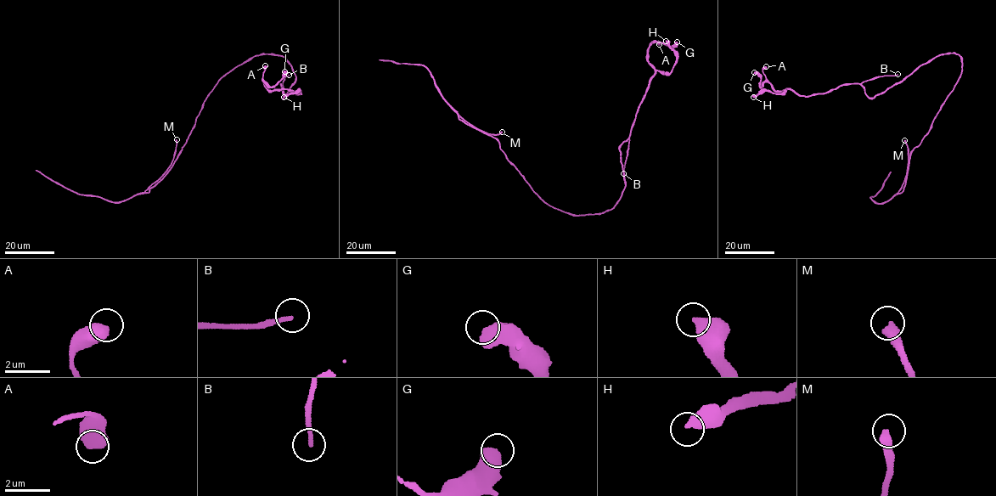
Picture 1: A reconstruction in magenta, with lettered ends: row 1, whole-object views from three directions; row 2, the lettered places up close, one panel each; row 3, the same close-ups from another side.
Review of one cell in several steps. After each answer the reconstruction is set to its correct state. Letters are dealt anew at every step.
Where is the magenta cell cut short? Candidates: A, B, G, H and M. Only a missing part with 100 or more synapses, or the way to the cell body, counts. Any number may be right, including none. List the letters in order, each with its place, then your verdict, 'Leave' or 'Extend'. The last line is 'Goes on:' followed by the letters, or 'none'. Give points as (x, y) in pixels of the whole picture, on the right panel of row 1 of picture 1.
A: Place: (766, 66). Leave
B: Place: (897, 74). Extend
G: Place: (754, 72). Leave
H: Place: (753, 97). Leave
M: Place: (904, 140). Extend
Goes on: B, M

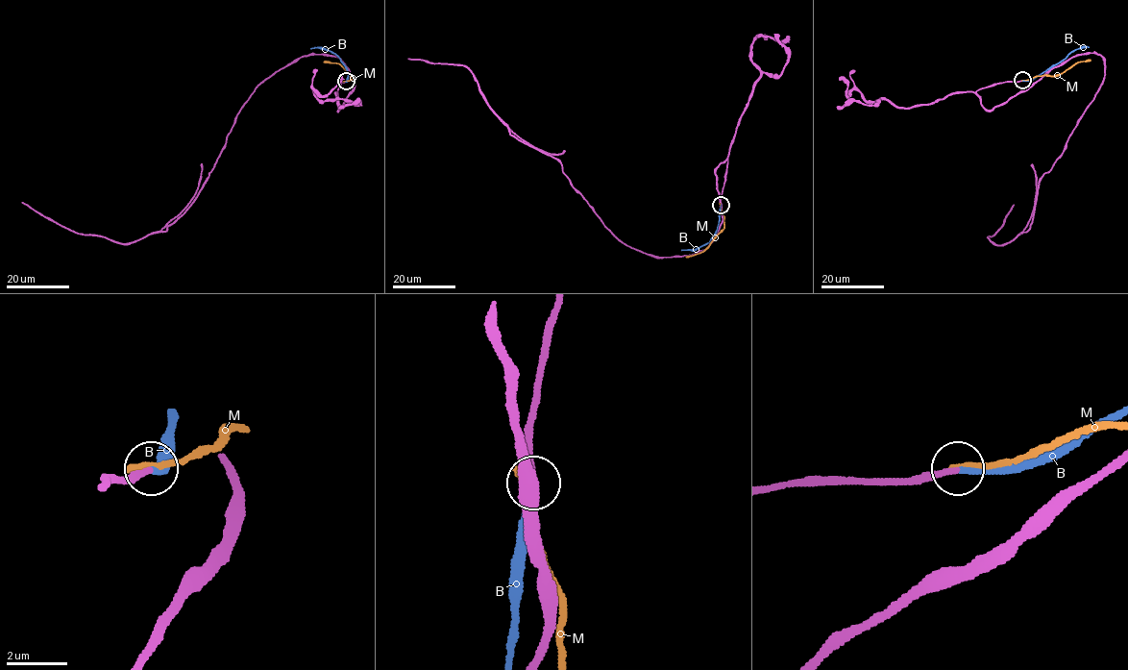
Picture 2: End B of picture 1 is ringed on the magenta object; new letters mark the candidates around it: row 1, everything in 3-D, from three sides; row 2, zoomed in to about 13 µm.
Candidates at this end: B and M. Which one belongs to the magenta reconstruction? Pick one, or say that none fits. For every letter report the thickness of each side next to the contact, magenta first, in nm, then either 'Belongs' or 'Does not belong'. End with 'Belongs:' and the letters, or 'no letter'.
B: Thickness 180 nm (magenta) against 180 nm. Belongs
M: Thickness 180 nm (magenta) against 280 nm. Does not belong
Belongs: B

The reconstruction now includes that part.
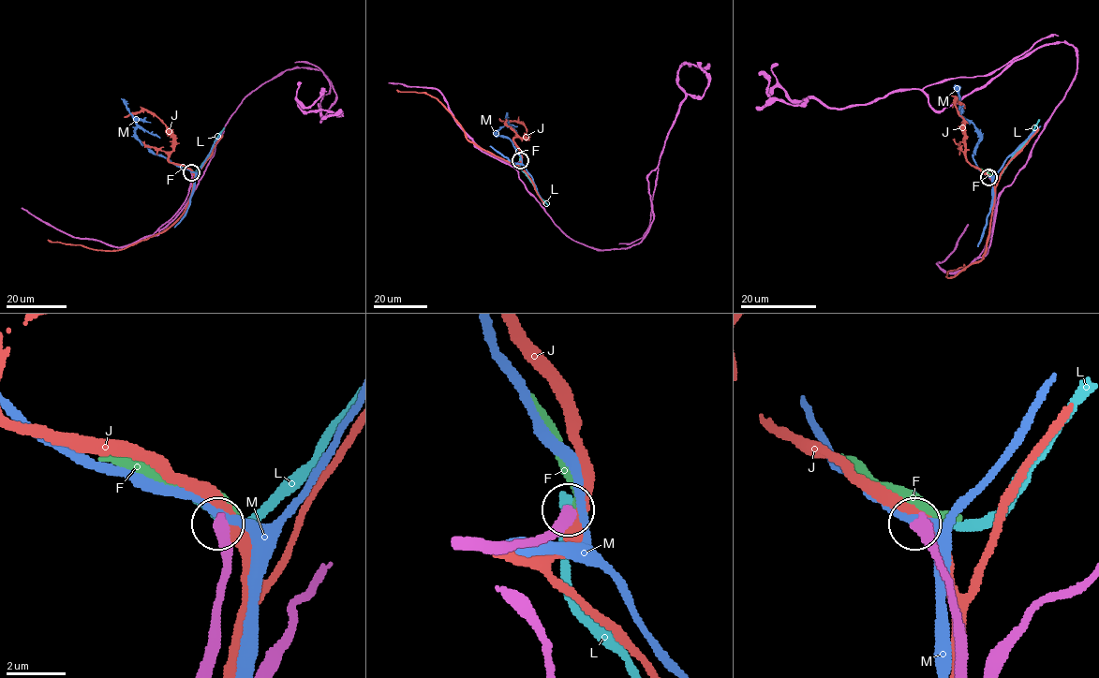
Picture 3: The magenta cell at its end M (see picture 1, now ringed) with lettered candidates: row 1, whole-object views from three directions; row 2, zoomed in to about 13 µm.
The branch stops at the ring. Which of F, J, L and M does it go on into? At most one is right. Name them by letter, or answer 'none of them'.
none of them

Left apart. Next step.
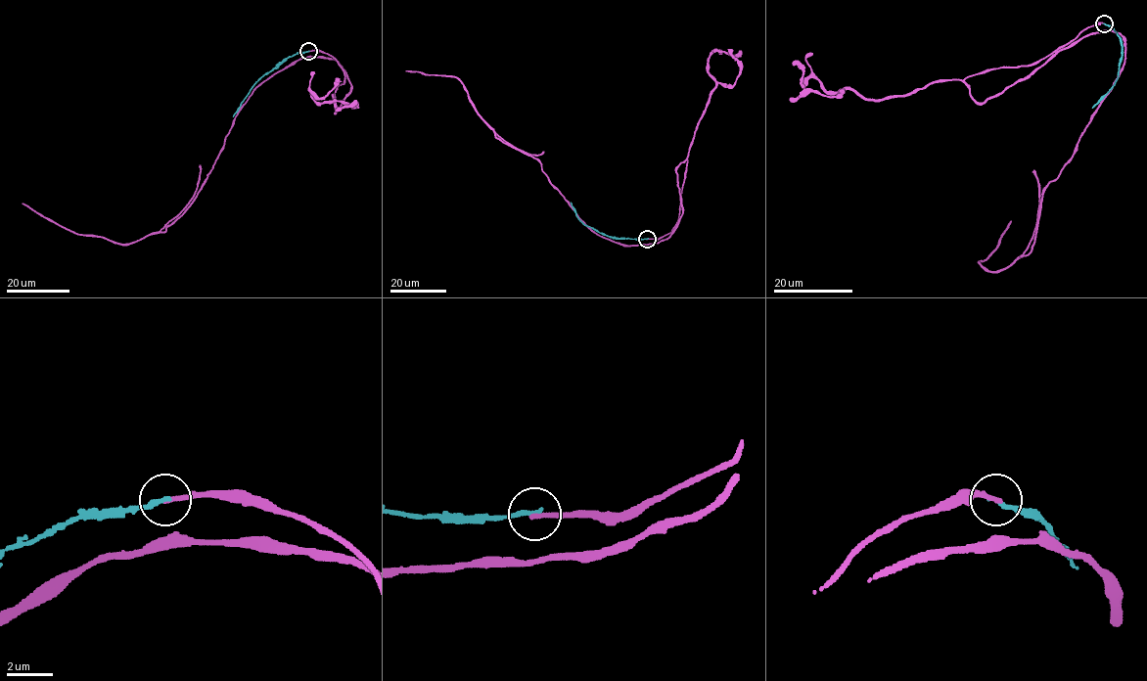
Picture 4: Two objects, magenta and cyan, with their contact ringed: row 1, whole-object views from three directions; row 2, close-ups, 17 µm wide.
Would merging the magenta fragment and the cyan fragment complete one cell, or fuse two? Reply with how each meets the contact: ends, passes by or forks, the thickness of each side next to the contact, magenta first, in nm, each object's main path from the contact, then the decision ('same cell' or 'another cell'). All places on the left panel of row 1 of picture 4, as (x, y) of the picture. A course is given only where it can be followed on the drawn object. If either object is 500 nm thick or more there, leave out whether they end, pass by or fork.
magenta ends | cyan ends | 200/200 nm | magenta via (308, 51), (344, 70), (305, 57), (266, 79), (193, 203), (159, 231), (117, 244), (22, 204) | cyan via (308, 51), (285, 58), (256, 81), (233, 116) | another cell

